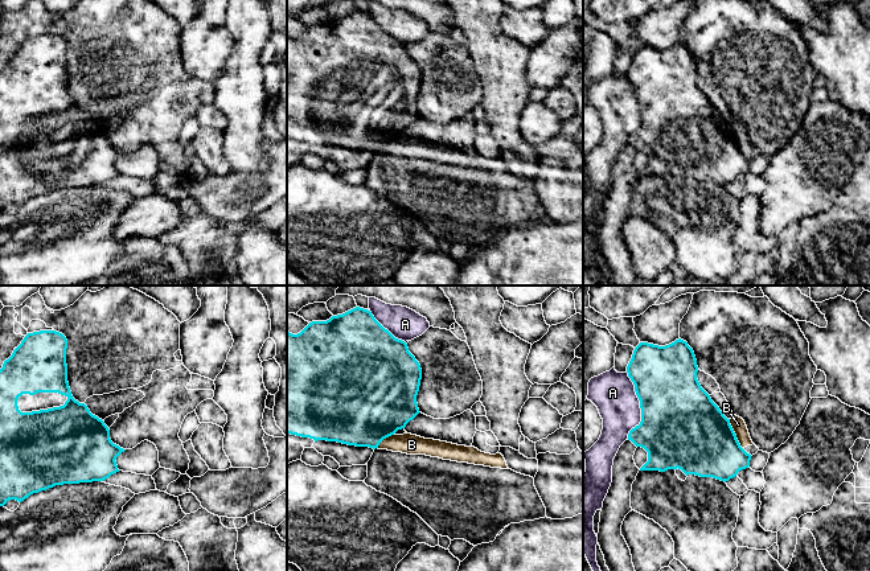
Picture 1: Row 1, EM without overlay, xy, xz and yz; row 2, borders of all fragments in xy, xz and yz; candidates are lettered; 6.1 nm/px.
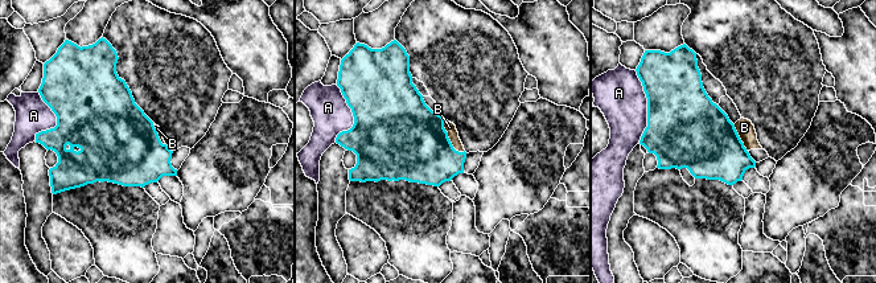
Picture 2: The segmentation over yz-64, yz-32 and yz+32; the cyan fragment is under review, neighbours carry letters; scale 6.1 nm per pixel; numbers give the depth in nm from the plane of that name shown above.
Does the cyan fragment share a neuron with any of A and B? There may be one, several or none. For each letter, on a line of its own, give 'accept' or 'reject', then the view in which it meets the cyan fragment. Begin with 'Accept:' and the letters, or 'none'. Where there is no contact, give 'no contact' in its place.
Accept: none
A: reject | yz
B: reject | yz

